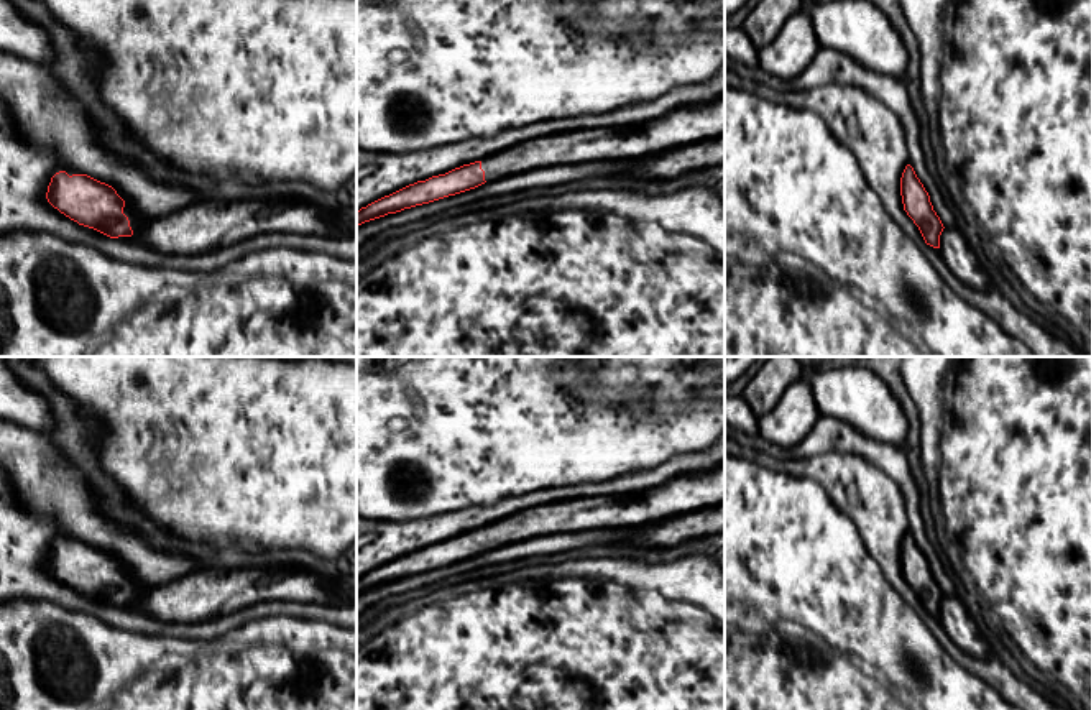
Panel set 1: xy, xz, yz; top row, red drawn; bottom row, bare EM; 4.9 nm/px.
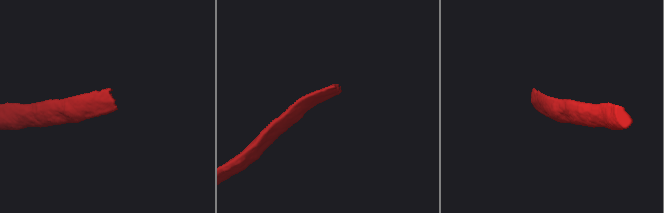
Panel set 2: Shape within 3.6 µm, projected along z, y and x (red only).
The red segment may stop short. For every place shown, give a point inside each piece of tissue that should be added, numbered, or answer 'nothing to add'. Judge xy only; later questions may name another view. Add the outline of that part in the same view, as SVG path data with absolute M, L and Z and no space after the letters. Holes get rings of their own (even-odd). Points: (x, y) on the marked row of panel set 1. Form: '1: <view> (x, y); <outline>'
1: xy (137, 221); M127 204L127 205L123 207L123 214L125 214L125 215L128 217L128 220L130 220L130 227L131 227L131 230L133 230L133 235L136 235L136 233L141 230L141 227L143 227L143 224L145 224L146 220L145 220L141 215L138 215L130 204Z

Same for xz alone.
1: xz (684, 125); M725 95L708 104L677 107L639 125L590 128L531 138L481 159L485 181L541 168L590 161L639 159L682 145L725 135Z

